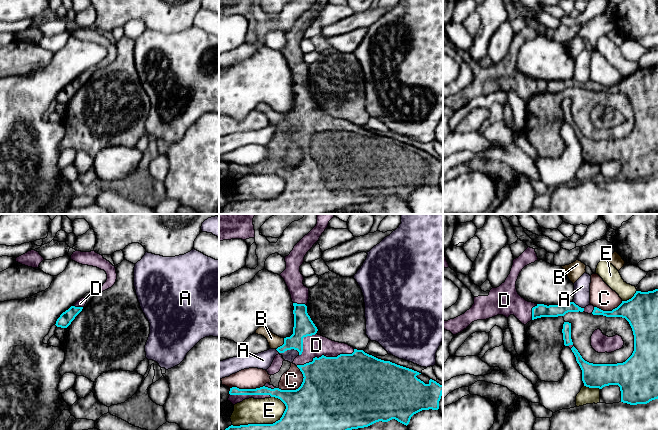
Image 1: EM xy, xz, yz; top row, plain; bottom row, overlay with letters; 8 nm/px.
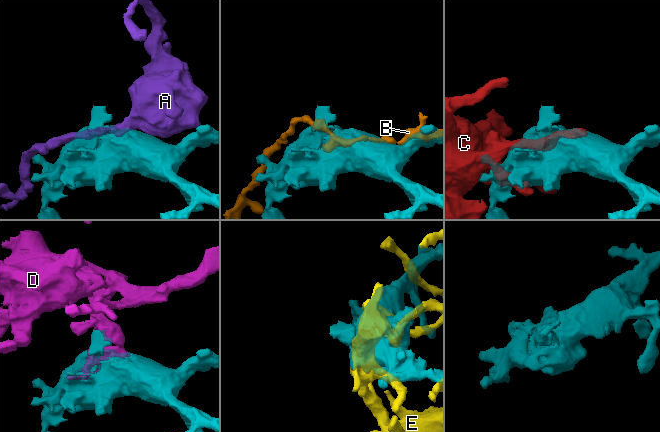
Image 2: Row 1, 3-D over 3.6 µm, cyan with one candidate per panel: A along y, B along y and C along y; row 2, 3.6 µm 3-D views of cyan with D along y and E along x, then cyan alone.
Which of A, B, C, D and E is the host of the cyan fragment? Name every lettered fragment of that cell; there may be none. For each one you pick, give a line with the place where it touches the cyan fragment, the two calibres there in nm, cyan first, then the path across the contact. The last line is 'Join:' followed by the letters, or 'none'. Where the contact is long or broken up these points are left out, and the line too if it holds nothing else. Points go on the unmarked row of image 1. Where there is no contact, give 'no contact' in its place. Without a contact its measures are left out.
D: meets cyan in xz at (325, 132); 480 nm thick on the cyan side, 180 nm on the other
Join: D

